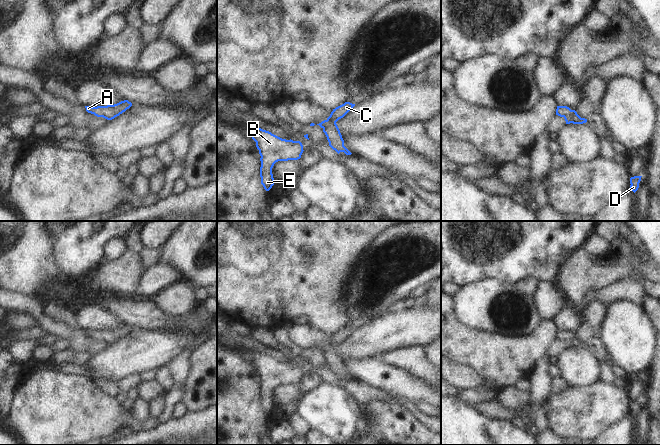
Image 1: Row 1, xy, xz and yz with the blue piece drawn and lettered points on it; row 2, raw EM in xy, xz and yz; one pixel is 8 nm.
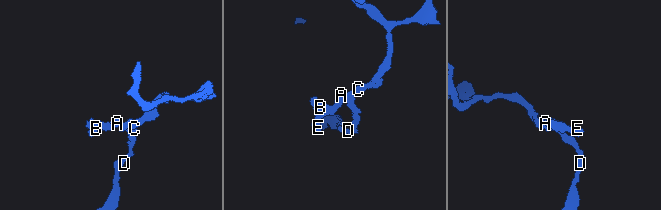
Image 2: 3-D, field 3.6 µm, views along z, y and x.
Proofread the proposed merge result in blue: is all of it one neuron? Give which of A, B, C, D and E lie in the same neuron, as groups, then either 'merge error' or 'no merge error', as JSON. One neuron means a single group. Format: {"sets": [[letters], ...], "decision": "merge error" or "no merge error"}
{"sets": [["A", "B", "C", "E"], ["D"]], "decision": "merge error"}

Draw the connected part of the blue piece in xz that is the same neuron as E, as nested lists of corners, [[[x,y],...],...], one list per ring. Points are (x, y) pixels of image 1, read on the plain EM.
[[[252,350],[252,363],[261,380],[261,408],[269,415],[276,406],[272,398],[274,388],[278,385],[300,383],[304,375],[303,369],[300,365],[282,363],[257,350]]]

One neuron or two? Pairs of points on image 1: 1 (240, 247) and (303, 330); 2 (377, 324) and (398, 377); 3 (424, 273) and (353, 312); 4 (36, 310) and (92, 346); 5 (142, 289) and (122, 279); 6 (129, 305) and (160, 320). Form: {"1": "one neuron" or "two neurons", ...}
{"1": "two neurons", "2": "two neurons", "3": "one neuron", "4": "one neuron", "5": "two neurons", "6": "one neuron"}

